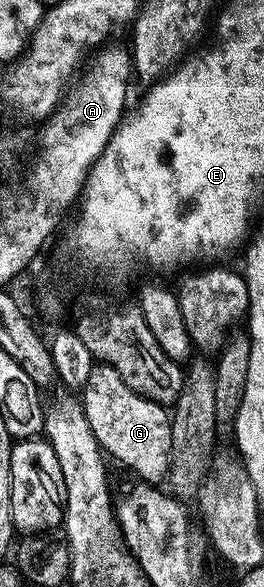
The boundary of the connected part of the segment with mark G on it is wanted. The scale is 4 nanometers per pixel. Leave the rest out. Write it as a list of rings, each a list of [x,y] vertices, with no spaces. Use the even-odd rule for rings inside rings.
[[[96,363],[90,371],[83,390],[82,408],[90,423],[90,431],[109,458],[121,461],[137,473],[141,482],[159,486],[169,476],[171,467],[171,416],[163,405],[138,395],[126,383],[114,367]]]

